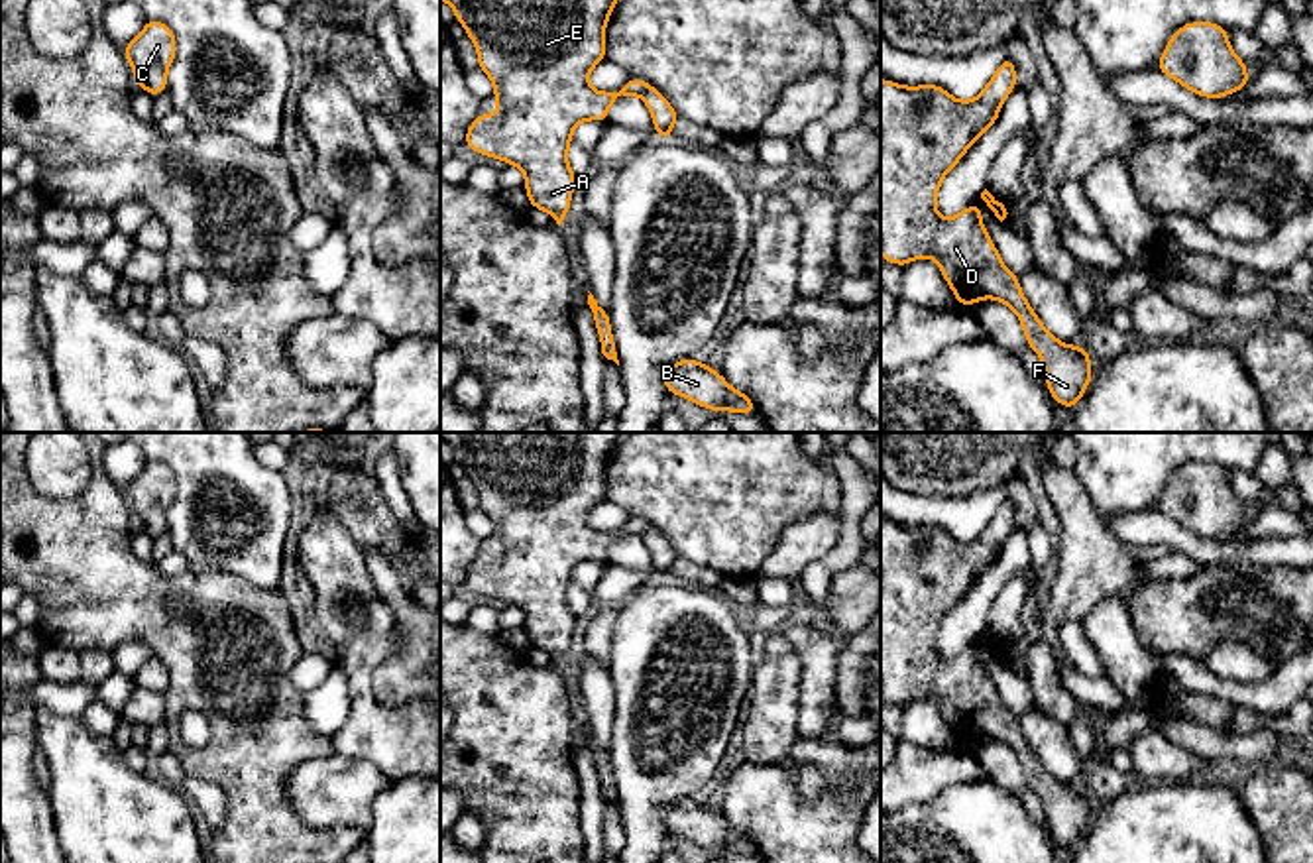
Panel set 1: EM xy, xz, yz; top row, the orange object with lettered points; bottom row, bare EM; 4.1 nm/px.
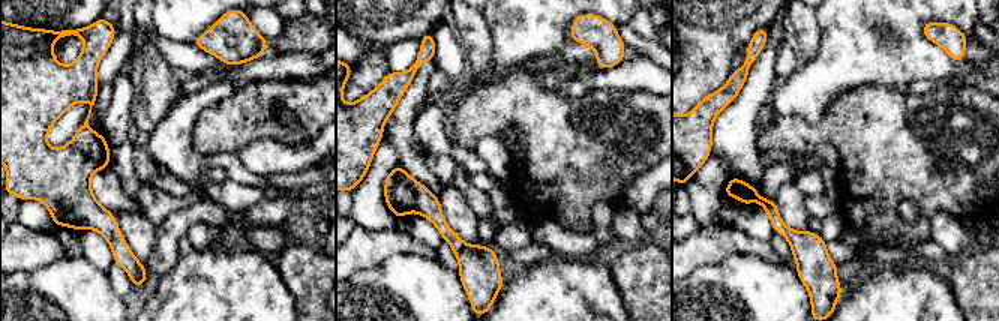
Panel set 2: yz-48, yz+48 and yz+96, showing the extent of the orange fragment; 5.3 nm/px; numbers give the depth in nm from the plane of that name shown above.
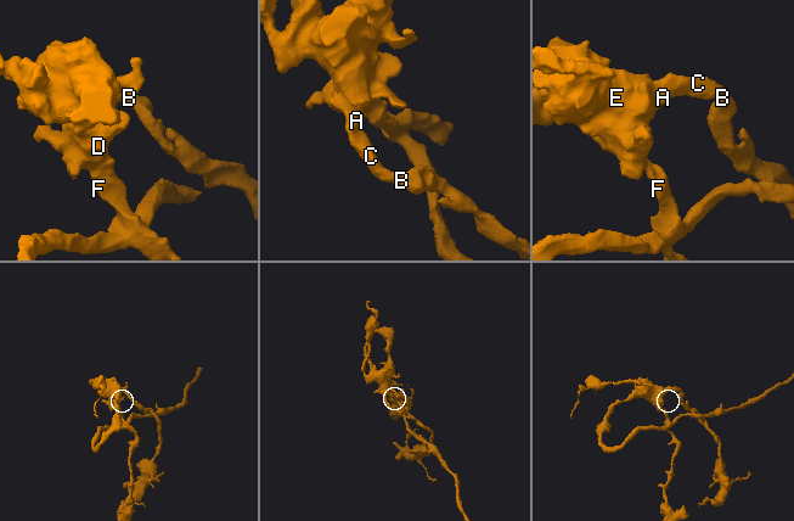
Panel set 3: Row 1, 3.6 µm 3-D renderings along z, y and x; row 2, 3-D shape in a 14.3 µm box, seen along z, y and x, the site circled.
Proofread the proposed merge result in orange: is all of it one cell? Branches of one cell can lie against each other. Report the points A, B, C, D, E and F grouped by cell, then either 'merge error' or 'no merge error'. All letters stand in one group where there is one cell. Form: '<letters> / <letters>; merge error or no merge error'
A B C D E F; no merge error

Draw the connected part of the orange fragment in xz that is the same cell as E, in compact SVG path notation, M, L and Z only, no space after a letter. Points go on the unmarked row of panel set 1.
M440 432L454 458L466 468L466 476L478 491L478 507L491 519L499 545L495 554L478 554L470 564L464 584L485 596L515 605L525 613L525 631L531 649L548 653L560 666L570 653L576 613L568 605L572 572L588 560L607 562L607 552L619 537L641 537L655 562L660 580L672 580L672 568L680 558L672 545L647 521L629 519L617 533L594 531L588 523L592 509L607 497L603 476L607 460L623 432Z

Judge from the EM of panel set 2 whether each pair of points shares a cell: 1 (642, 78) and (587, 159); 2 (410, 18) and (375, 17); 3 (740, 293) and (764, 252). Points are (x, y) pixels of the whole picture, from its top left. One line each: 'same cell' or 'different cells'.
1: different cells
2: same cell
3: different cells

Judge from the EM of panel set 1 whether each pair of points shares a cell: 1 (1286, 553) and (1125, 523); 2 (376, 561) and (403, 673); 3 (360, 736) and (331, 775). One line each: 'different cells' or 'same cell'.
1: same cell
2: same cell
3: different cells

